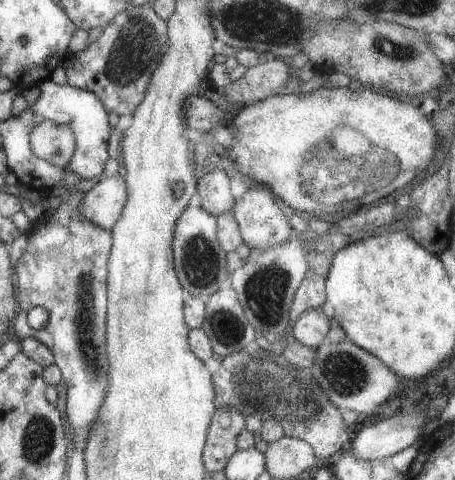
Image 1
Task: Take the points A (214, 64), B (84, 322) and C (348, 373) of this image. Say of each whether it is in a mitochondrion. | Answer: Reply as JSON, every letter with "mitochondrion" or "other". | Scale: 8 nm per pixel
{"A":"other","B":"mitochondrion","C":"mitochondrion"}

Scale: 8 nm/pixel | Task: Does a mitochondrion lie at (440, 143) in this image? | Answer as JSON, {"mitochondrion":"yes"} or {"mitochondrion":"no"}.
{"mitochondrion":"no"}

